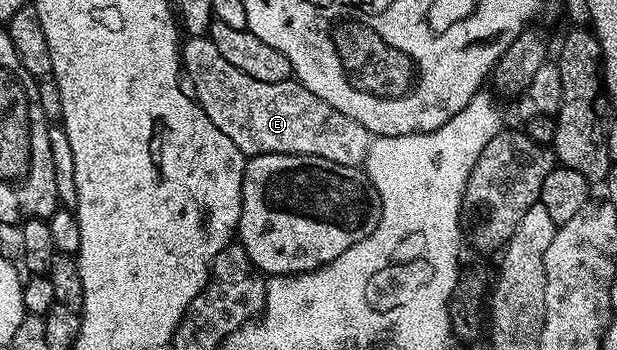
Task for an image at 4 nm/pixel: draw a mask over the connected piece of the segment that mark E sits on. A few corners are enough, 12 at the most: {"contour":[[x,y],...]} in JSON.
{"contour":[[207,35],[191,96],[245,158],[363,166],[373,134],[300,82],[262,83]]}

